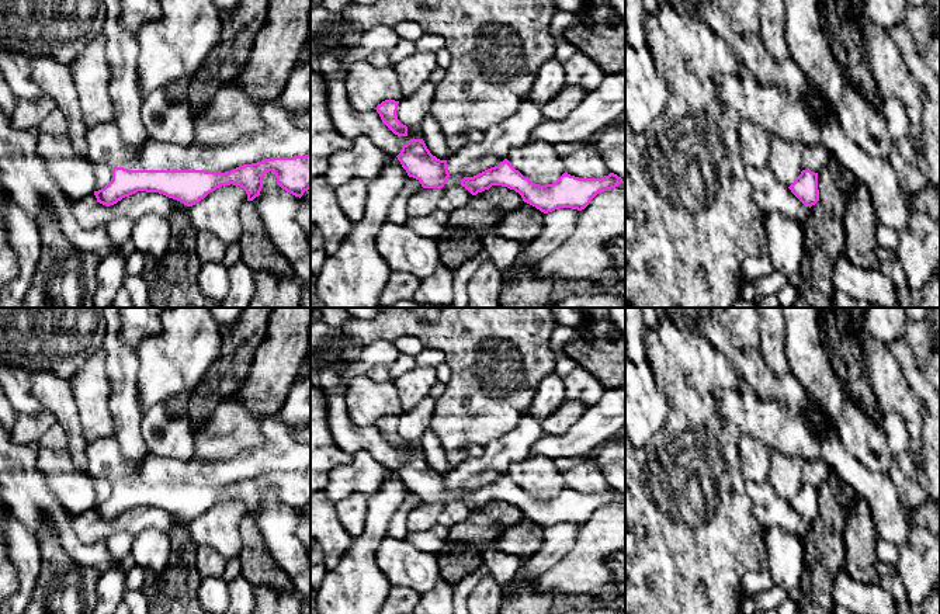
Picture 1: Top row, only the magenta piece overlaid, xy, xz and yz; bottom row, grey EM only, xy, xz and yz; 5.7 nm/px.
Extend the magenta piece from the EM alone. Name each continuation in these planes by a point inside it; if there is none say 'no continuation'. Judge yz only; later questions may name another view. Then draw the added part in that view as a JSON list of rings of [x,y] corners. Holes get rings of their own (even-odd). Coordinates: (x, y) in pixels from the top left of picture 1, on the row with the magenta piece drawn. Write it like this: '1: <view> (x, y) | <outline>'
no continuation

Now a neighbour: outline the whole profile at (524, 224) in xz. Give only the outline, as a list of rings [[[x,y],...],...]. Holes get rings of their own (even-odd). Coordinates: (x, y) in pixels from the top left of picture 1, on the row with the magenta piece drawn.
[[[524,202],[518,208],[506,214],[495,226],[488,228],[490,233],[518,240],[523,244],[535,240],[544,230],[544,212]]]

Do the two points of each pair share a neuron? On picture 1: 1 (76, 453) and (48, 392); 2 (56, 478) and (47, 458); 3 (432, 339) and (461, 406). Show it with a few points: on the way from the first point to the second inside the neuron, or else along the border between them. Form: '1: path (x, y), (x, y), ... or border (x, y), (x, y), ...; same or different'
1: path (76, 437), (63, 408); same
2: path (56, 474), (56, 468), (51, 462); same
3: path (450, 350), (461, 361), (461, 388); same

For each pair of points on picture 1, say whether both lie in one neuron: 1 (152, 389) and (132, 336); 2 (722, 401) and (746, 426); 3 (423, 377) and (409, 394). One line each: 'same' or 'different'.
1: different
2: same
3: same

